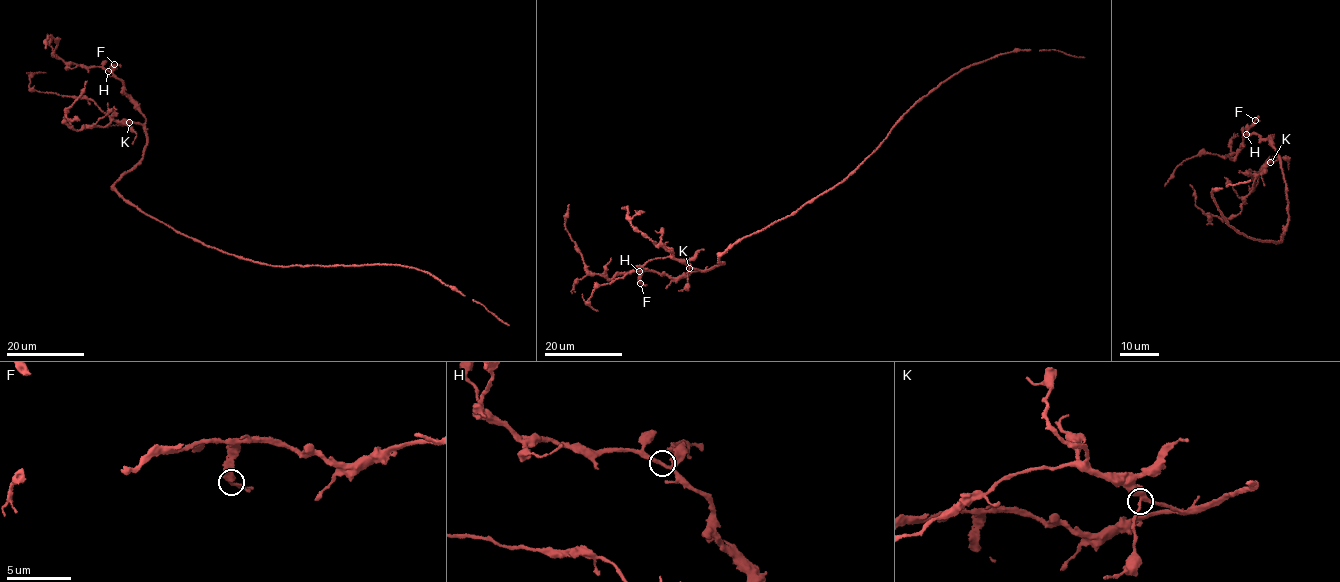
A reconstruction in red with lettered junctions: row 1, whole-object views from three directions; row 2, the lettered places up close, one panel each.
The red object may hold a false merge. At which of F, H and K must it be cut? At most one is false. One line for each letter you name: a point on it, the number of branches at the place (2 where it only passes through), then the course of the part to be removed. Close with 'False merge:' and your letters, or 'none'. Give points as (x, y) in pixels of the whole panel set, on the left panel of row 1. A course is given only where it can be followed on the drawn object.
False merge: none

